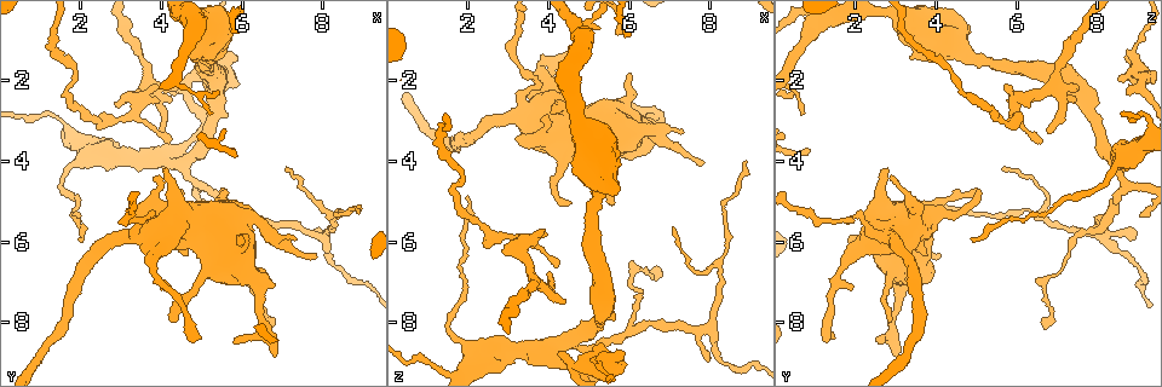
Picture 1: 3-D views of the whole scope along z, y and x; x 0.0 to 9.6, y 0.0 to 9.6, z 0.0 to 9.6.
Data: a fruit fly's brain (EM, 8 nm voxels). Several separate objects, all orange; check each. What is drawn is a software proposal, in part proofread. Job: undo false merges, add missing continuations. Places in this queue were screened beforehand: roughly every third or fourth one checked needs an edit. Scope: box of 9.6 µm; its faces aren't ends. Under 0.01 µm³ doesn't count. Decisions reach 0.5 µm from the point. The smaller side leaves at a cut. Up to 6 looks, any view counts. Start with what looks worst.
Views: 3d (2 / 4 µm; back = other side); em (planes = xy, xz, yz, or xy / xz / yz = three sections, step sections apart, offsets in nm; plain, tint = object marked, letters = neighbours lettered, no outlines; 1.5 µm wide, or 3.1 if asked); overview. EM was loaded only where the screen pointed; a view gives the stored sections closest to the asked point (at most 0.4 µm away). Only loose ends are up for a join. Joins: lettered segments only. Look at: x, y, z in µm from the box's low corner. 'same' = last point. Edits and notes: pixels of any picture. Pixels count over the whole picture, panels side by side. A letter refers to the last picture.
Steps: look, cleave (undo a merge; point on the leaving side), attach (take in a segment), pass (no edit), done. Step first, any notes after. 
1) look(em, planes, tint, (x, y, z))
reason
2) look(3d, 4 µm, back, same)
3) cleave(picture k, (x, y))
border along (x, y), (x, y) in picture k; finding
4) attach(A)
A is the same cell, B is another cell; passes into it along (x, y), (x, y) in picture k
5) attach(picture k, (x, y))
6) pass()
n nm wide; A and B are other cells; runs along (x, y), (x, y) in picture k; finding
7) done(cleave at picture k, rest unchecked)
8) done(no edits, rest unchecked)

look(em, planes, letters, (5.20, 2.80, 0.60))

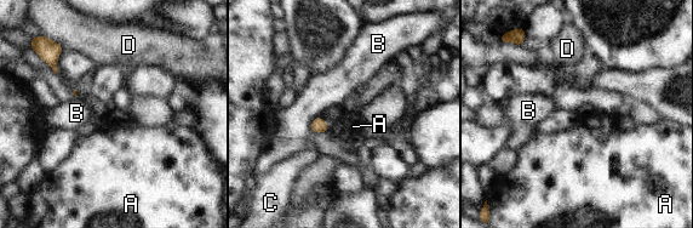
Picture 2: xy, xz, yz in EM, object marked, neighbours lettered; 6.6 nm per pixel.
pass()
B touches over 130 nm; A, B, C and D are other cells; none of them fits

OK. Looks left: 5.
look(3d, 4 µm, (5.80, 8.50, 2.55))
free end

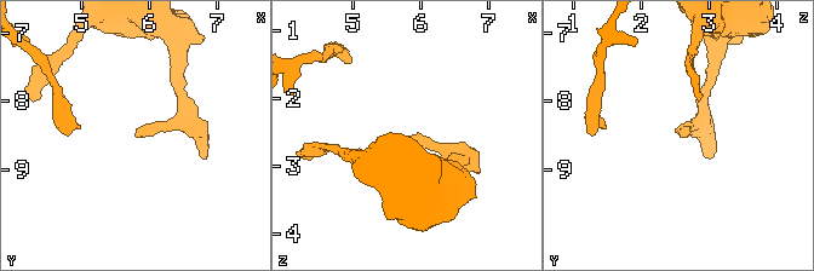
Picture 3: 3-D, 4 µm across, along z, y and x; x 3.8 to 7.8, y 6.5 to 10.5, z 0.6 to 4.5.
look(em, xy, step 4, tint, (5.75, 8.45, 2.55))
shape alone is not enough

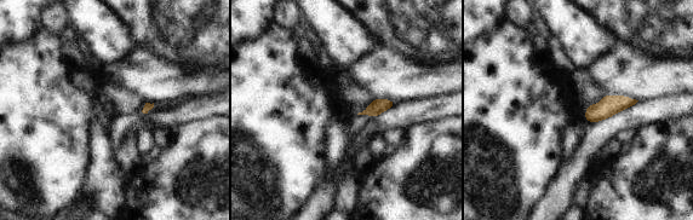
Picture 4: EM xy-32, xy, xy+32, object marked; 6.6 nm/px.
look(em, planes, letters, same)

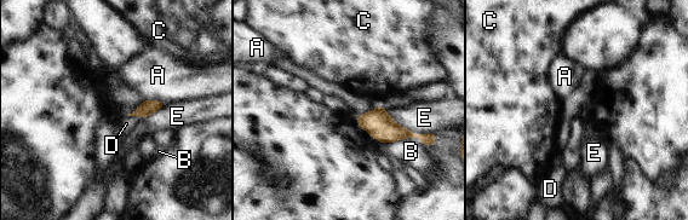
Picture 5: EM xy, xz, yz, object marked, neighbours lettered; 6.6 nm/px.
pass()
A, B, C, D and E are other cells; border along (127, 115), (138, 115), (142, 119) in picture 5; no lettered segment goes on from it

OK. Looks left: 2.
look(em, yz, step 4, plain, (7.10, 4.20, 5.65))
tapers out

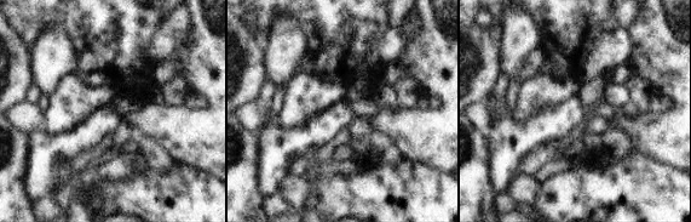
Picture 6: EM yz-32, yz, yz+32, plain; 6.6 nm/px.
look(em, yz, step 4, letters, same)

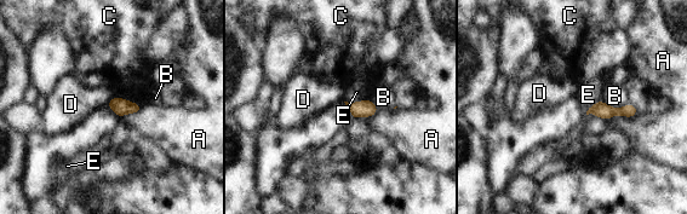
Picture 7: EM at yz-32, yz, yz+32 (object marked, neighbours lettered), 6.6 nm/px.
pass()
A, B, C, D and E are other cells; border along (110, 99), (106, 104) in picture 7; none of them fits

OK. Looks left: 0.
done(no edits, rest unchecked)

